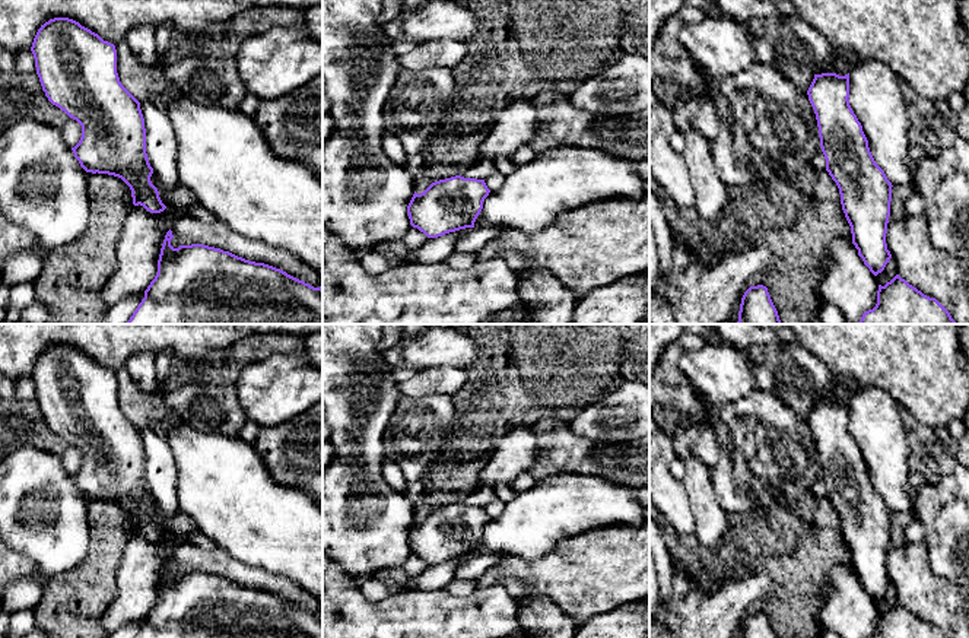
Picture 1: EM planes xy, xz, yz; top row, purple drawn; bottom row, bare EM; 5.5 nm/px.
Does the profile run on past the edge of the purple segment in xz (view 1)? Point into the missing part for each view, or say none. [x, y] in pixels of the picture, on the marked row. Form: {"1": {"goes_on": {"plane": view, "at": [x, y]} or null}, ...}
{"1": {"goes_on": null}}

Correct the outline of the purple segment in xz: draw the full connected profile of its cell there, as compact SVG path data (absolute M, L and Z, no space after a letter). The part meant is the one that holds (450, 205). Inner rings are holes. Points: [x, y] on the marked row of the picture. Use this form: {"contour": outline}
{"contour": "M455 175L435 181L420 194L414 191L407 206L410 225L428 238L474 228L489 193L484 180Z"}

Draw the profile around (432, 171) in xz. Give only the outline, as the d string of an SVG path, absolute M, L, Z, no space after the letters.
M425 161L423 171L414 178L414 191L423 193L432 182L463 174L463 165L452 161Z

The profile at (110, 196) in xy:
M98 172L88 177L88 197L90 201L90 218L86 231L74 242L47 253L42 270L34 280L35 301L47 308L48 324L104 324L105 320L107 307L101 298L102 286L115 269L115 245L121 238L123 223L128 215L127 206L133 203L133 197L130 187L121 178Z

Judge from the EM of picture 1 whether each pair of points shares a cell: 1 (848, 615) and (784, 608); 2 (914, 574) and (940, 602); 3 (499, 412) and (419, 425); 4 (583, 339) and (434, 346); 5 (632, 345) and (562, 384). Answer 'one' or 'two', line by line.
1: two
2: one
3: two
4: two
5: one

